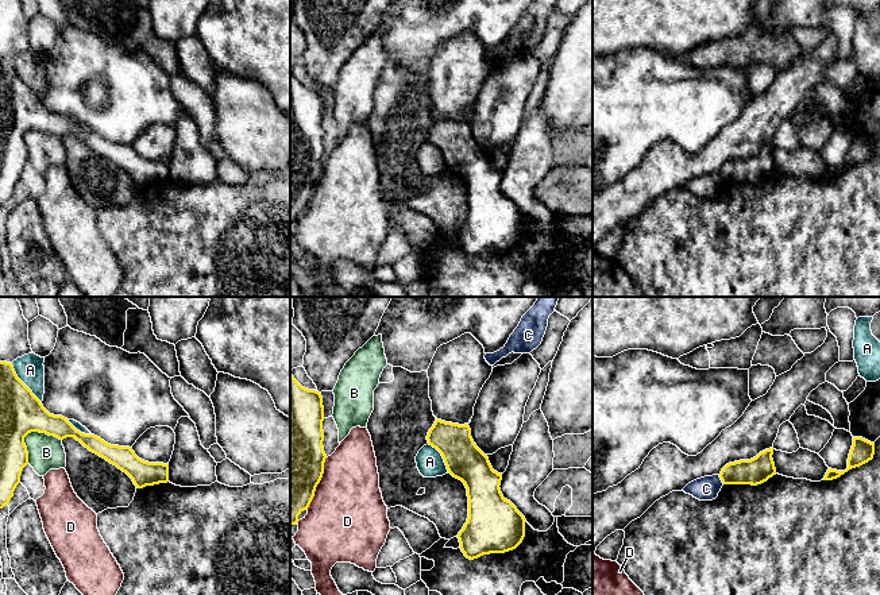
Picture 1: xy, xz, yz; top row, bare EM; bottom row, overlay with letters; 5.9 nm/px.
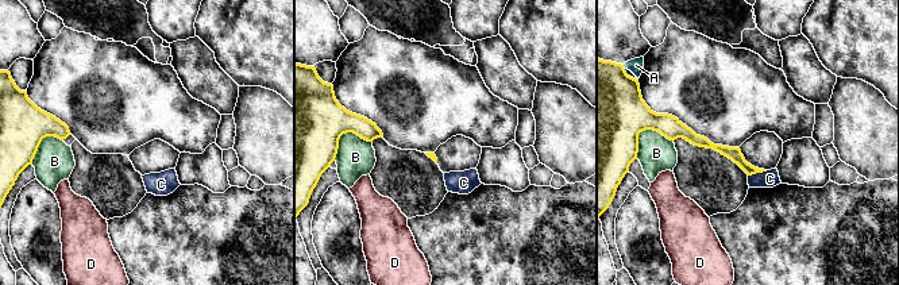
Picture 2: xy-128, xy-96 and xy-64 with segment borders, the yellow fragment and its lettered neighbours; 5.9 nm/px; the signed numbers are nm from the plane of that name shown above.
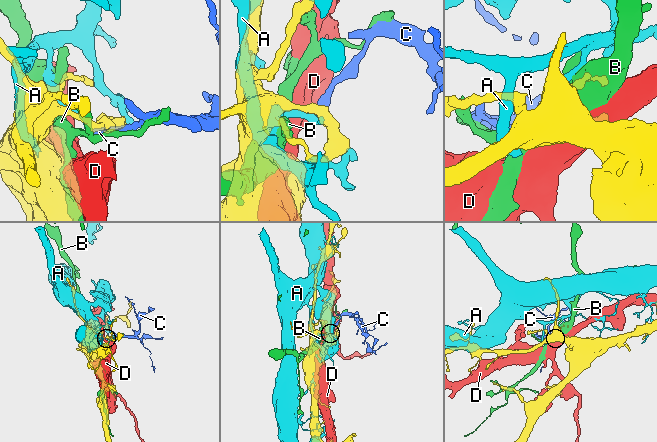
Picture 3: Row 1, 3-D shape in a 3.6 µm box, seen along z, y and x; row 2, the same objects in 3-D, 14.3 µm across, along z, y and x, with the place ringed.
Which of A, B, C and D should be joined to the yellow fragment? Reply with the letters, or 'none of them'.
none of them

